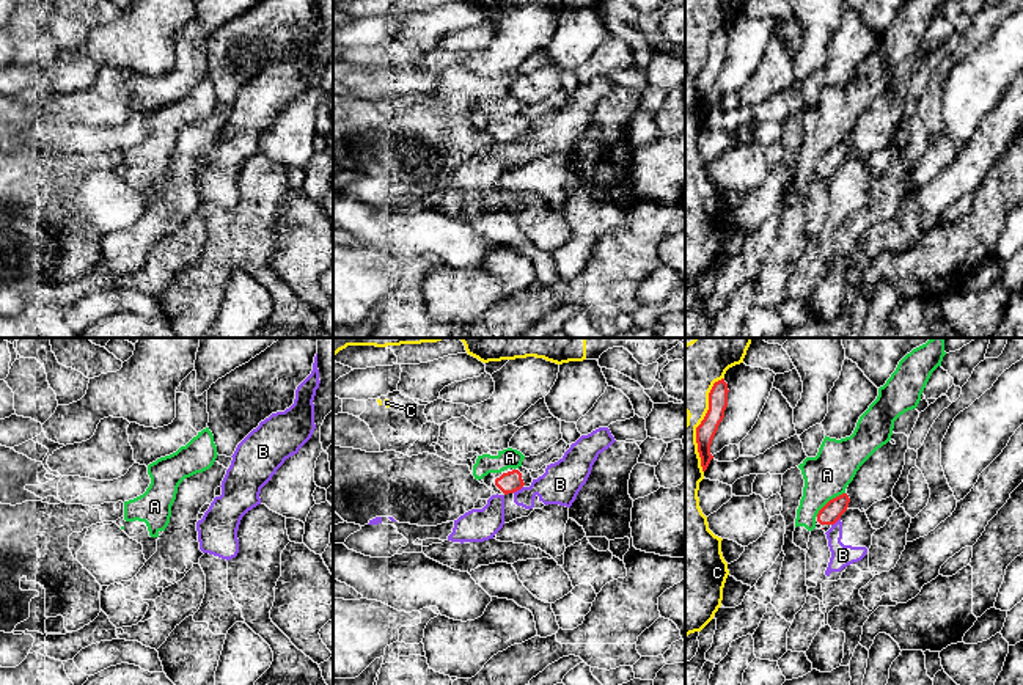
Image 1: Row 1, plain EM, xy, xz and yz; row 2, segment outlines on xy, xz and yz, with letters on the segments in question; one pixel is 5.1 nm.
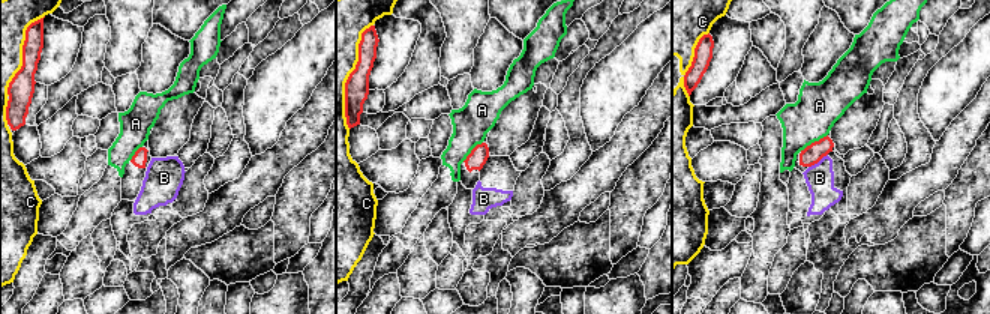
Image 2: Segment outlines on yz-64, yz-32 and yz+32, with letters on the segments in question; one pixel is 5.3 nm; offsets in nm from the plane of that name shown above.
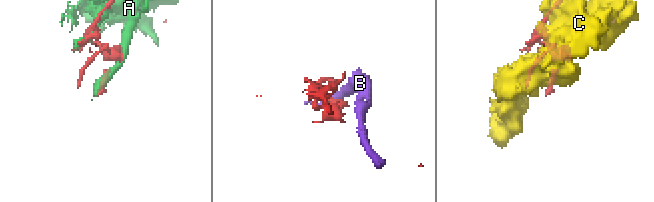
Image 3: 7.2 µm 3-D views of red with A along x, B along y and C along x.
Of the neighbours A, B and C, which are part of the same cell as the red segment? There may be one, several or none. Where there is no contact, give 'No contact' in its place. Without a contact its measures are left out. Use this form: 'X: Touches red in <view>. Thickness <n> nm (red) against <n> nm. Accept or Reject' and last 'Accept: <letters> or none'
A: Touches red in yz. Thickness 100 nm (red) against 240 nm. Reject
B: Touches red in xz. Thickness 110 nm (red) against 200 nm. Reject
C: Touches red in yz. Thickness 100 nm (red) against 280 nm. Reject
Accept: none

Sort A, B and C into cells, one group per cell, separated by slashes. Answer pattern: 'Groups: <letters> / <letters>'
Groups: A / B / C

